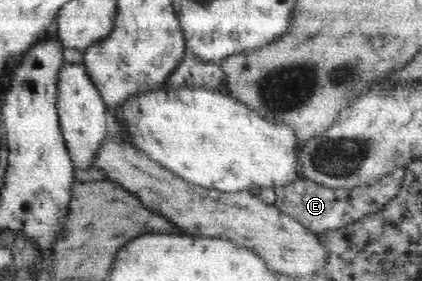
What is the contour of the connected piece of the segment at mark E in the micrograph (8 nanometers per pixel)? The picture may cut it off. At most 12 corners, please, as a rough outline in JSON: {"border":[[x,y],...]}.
{"border":[[400,175],[330,188],[310,179],[276,186],[275,205],[321,234],[376,214]]}

